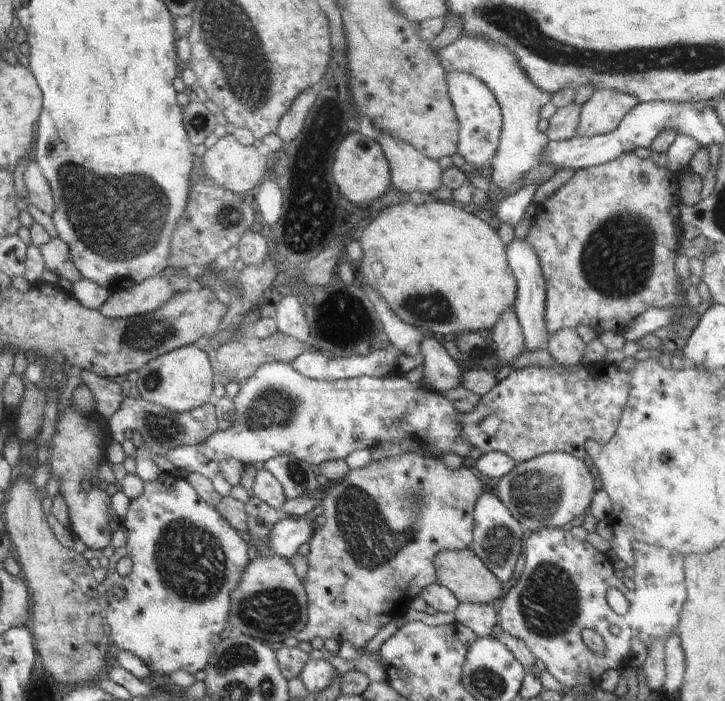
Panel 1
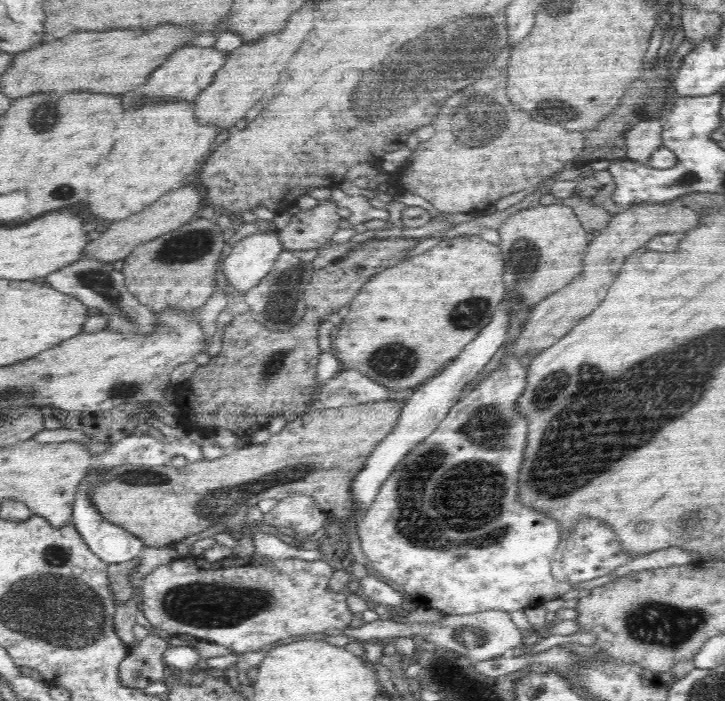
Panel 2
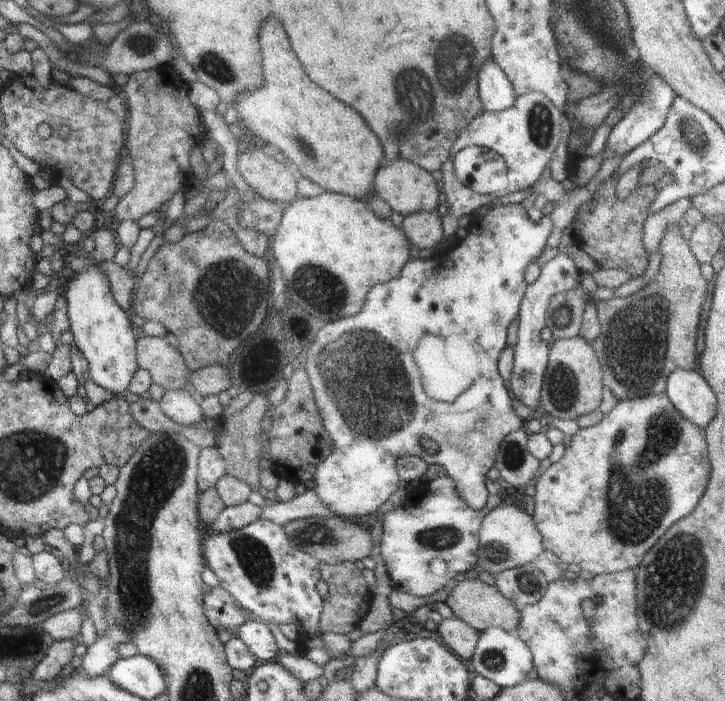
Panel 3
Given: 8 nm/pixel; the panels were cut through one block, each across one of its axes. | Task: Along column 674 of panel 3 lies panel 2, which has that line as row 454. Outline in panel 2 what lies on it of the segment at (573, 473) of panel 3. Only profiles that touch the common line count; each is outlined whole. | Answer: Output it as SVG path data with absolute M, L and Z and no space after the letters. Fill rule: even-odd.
M508 355L501 360L499 367L492 371L484 380L481 380L473 389L466 392L448 412L446 418L438 424L438 428L428 439L420 444L416 444L404 460L394 468L394 472L384 480L380 486L376 500L368 508L368 512L360 521L358 521L358 536L361 542L361 548L364 554L369 558L370 566L380 572L384 578L389 578L392 582L400 584L402 590L410 594L412 602L417 606L422 606L426 610L436 608L443 614L474 614L484 612L484 610L503 610L504 612L514 612L528 607L542 606L548 600L556 600L565 592L572 588L571 583L561 583L552 576L550 562L552 556L558 548L560 542L560 526L558 522L542 516L540 512L528 510L518 502L518 468L522 466L522 454L526 448L526 436L528 436L528 422L520 414L516 414L514 404L516 398L522 394L527 383L526 369L522 367L520 359L516 355ZM460 462L492 462L492 464L460 464ZM490 466L496 468L496 472L490 474ZM458 480L472 480L472 482L458 482ZM438 514L440 516L438 516ZM444 514L444 516L442 516ZM494 542L494 544L492 544Z

